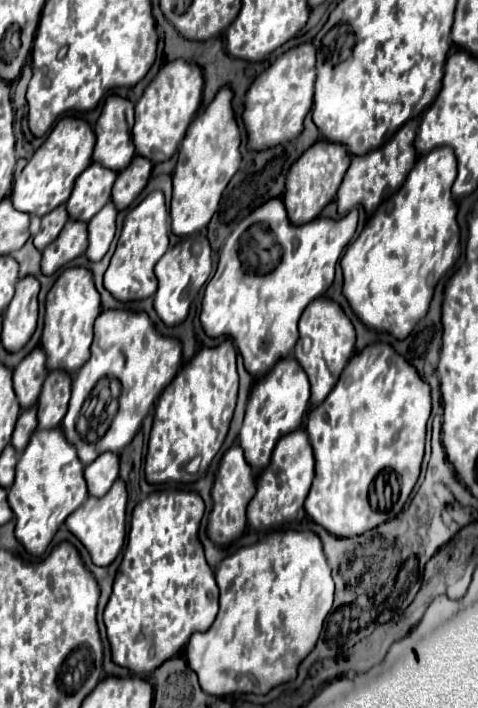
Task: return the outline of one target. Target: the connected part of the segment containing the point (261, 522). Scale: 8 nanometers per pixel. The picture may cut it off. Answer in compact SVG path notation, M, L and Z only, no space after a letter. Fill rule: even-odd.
M297 429L281 437L273 451L269 467L261 473L257 481L257 493L247 507L249 525L257 531L269 531L273 527L293 521L297 517L297 511L303 507L313 477L315 477L315 459L307 433L303 429Z

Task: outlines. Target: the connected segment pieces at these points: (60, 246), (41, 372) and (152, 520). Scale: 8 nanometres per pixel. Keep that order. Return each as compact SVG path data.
M81 221L65 223L61 235L43 251L41 271L43 275L53 275L57 269L83 255L87 249L87 225Z
M37 347L13 371L13 385L21 409L29 409L37 403L45 377L47 377L45 353Z
M157 491L141 501L133 511L129 543L115 577L113 593L105 607L103 621L111 643L113 663L127 667L137 675L153 673L161 663L175 657L195 631L207 631L217 617L219 589L215 575L205 561L203 547L197 539L203 511L203 499L195 491Z

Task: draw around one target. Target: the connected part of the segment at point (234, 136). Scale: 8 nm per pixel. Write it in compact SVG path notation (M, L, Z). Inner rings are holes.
M223 87L213 99L213 103L195 117L181 143L177 167L173 173L171 199L171 231L177 237L187 237L207 227L207 223L219 207L223 189L241 165L241 135L233 117L231 97L233 93L229 91L229 87Z

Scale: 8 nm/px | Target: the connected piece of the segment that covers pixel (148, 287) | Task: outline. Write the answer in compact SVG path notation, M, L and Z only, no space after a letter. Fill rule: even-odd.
M161 191L149 193L129 215L125 217L123 231L117 243L117 251L111 257L111 265L105 273L105 289L117 301L141 301L157 291L157 277L153 273L155 263L169 247L169 211Z

